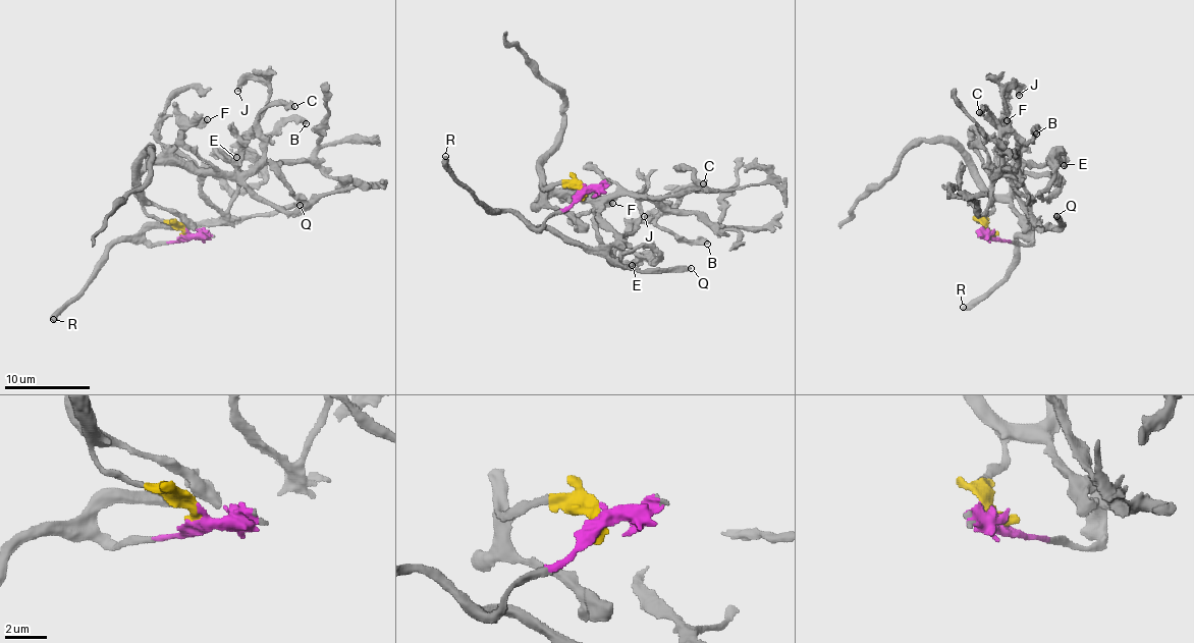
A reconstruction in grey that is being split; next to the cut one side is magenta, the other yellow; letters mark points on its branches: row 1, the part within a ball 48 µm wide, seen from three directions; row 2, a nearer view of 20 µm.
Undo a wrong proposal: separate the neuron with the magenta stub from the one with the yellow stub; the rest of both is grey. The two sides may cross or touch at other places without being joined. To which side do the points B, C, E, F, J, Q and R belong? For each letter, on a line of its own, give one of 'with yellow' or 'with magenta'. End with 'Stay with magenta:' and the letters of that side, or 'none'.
B: with yellow
C: with yellow
E: with magenta
F: with yellow
J: with yellow
Q: with magenta
R: with magenta
Stay with magenta: E, Q, R

